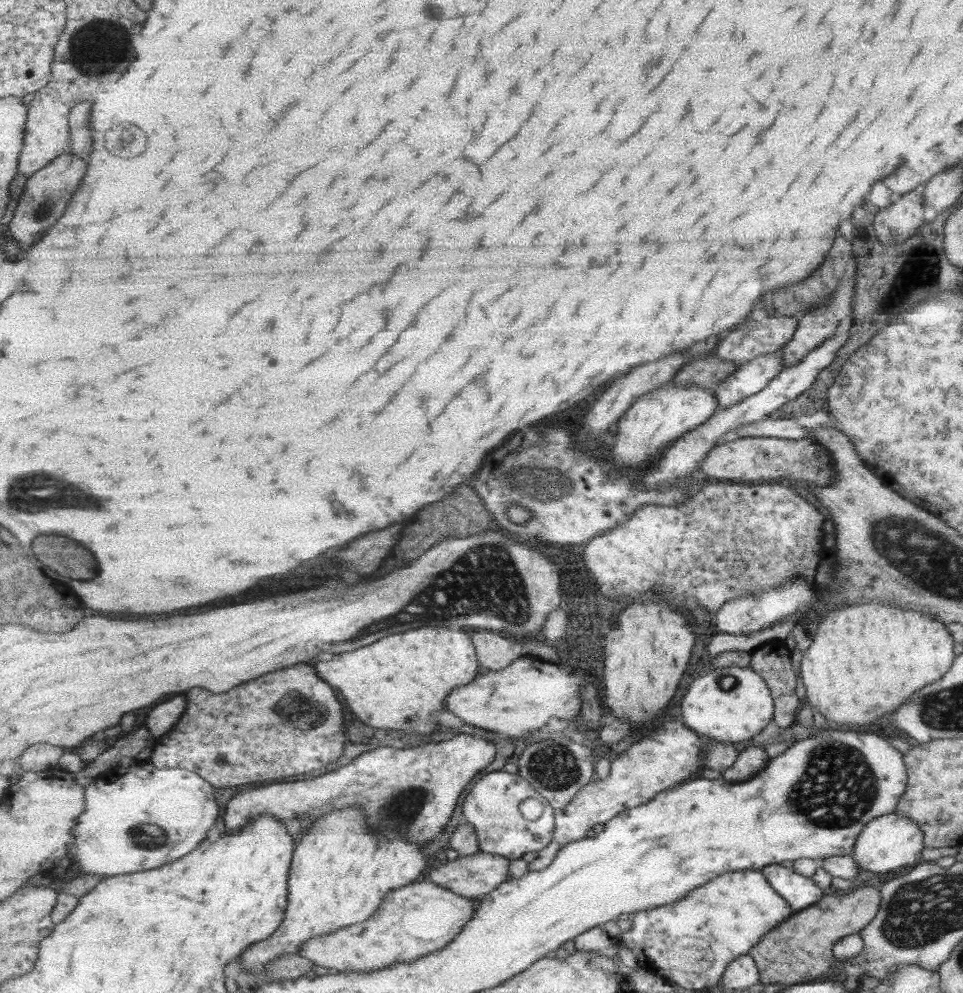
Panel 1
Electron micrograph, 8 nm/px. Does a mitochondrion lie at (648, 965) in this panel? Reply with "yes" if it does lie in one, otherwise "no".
no

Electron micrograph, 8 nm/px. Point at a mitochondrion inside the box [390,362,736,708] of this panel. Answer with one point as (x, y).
(530, 474)

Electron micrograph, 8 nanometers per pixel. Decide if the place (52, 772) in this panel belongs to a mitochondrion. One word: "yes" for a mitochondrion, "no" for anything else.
no

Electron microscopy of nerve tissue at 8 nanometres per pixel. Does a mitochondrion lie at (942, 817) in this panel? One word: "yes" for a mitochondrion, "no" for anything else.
no

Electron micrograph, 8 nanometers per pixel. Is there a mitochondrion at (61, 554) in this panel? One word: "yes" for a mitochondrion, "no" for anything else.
yes

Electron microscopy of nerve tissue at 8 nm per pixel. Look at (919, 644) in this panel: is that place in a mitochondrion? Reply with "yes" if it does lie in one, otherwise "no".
no

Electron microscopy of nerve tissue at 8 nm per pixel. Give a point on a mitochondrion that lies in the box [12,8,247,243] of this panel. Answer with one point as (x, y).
(97, 46)

